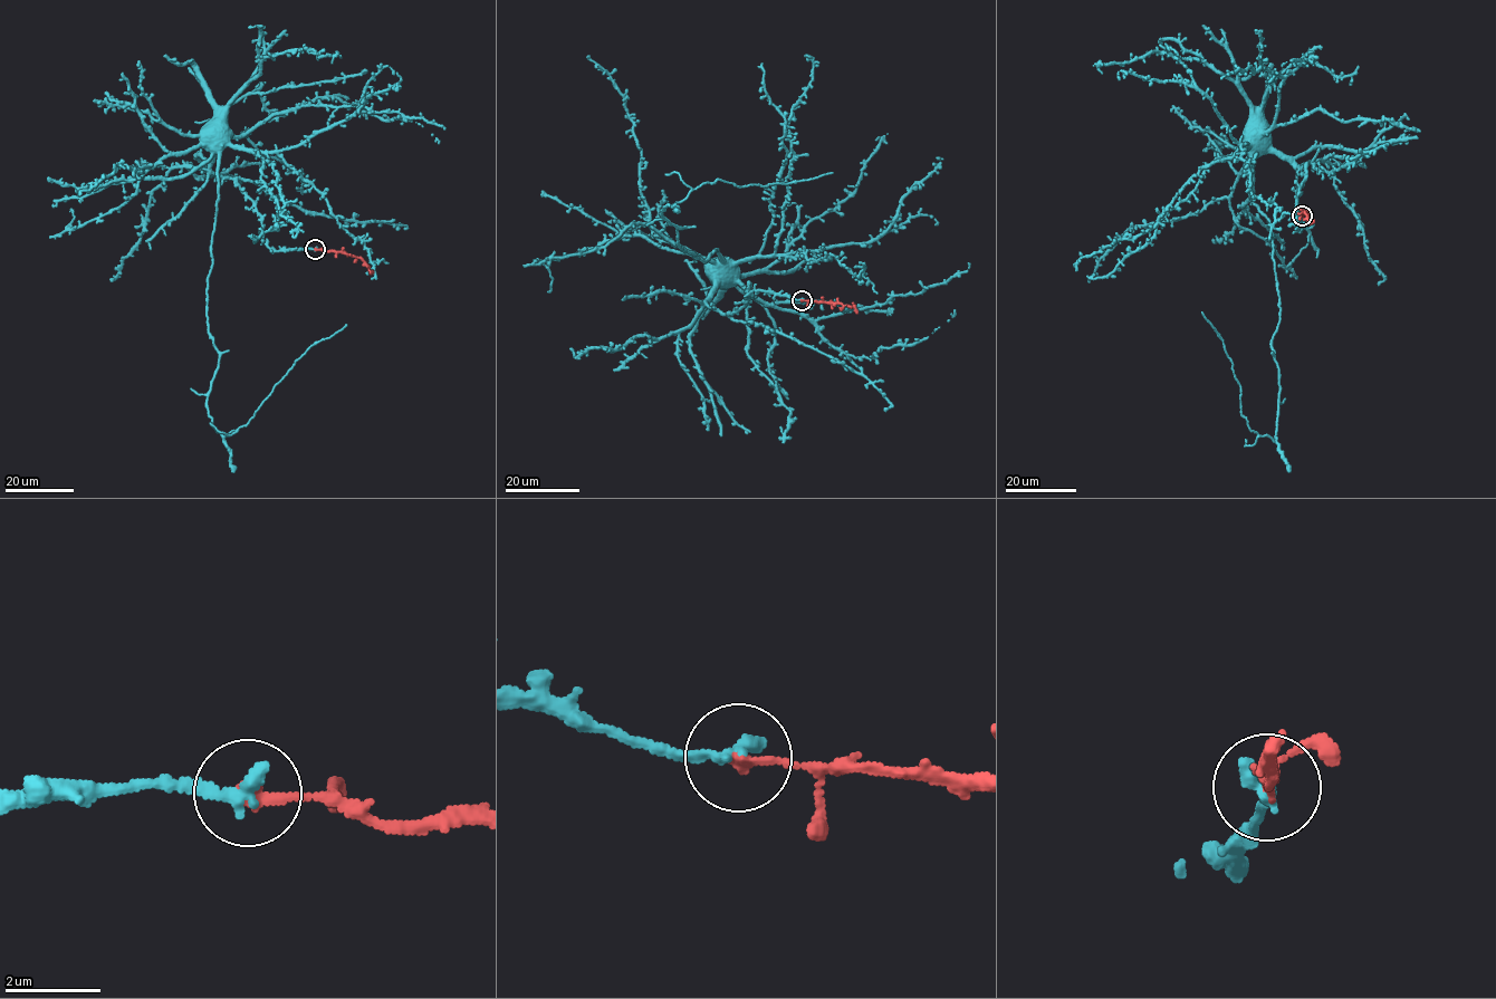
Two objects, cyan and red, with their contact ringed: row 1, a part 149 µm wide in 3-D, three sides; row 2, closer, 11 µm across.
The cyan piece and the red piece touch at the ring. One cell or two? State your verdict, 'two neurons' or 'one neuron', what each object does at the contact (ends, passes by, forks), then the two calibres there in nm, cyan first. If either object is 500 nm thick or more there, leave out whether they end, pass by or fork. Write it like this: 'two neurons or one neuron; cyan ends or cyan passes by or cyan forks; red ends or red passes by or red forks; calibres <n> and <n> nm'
one neuron; cyan ends; red ends; calibres 360 and 280 nm

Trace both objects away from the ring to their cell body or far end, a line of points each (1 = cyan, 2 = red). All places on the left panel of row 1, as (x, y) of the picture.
1: (315, 249), (271, 249), (262, 239), (261, 215), (253, 201), (232, 179), (210, 170), (224, 118), (218, 119)
2: (315, 249), (353, 255), (373, 271)

